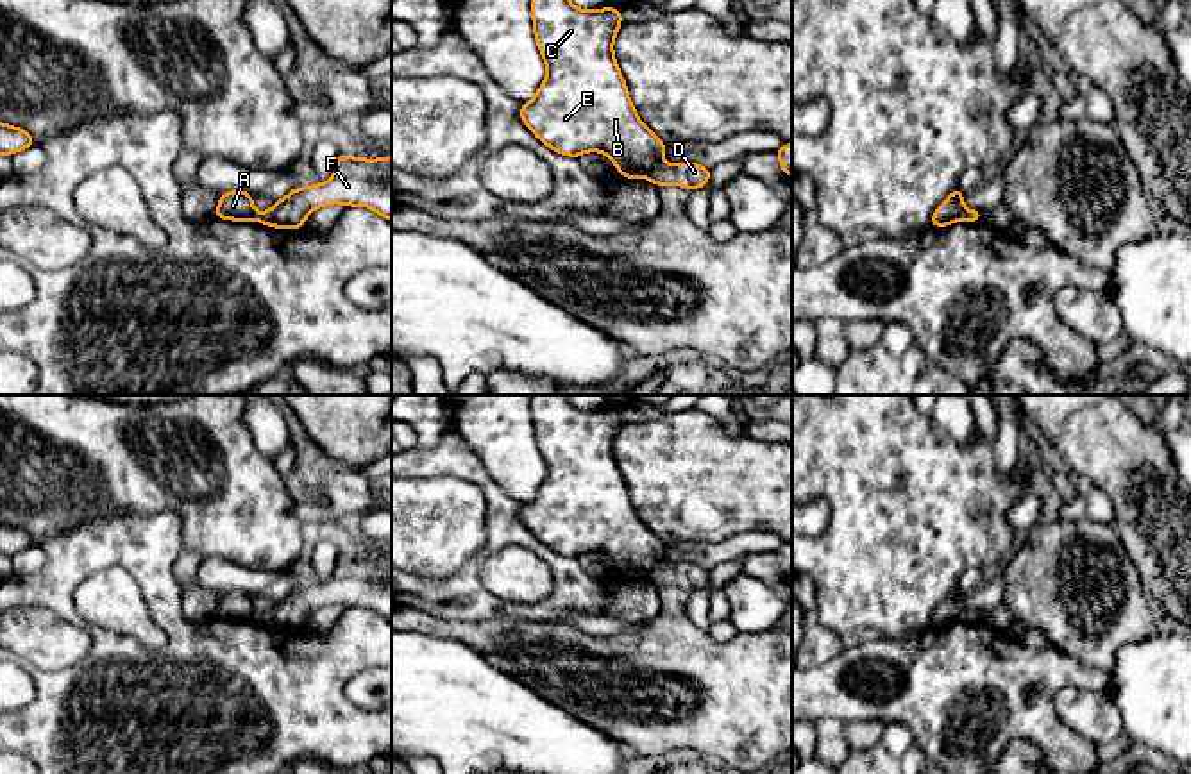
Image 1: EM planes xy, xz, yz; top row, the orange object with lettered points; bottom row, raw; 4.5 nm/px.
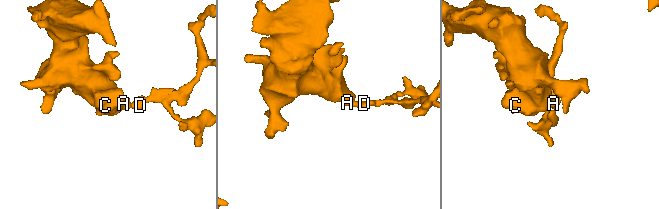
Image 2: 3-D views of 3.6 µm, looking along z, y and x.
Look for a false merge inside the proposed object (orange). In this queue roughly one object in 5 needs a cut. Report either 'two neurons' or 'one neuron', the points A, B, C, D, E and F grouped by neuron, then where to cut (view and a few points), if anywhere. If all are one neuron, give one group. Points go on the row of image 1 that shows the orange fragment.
two neurons; A B C E / D F; cut in xz along (662, 163), (648, 177)

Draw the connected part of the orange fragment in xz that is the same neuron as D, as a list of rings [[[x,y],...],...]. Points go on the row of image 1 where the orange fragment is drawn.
[[[662,163],[656,166],[647,177],[653,184],[674,184],[687,189],[701,189],[710,181],[712,170],[697,164],[697,163]]]

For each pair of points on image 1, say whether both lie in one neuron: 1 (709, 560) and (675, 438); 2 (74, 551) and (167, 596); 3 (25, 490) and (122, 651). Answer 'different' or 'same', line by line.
1: different
2: same
3: different

